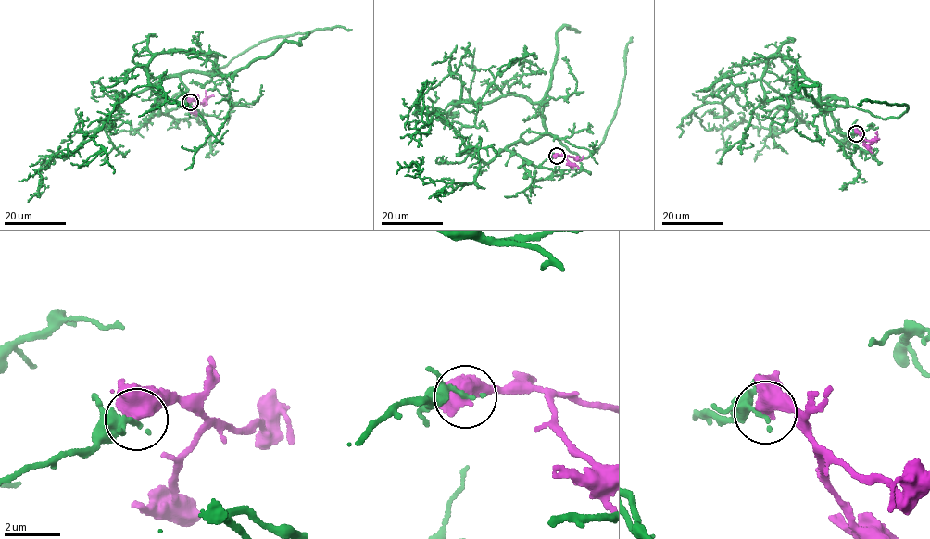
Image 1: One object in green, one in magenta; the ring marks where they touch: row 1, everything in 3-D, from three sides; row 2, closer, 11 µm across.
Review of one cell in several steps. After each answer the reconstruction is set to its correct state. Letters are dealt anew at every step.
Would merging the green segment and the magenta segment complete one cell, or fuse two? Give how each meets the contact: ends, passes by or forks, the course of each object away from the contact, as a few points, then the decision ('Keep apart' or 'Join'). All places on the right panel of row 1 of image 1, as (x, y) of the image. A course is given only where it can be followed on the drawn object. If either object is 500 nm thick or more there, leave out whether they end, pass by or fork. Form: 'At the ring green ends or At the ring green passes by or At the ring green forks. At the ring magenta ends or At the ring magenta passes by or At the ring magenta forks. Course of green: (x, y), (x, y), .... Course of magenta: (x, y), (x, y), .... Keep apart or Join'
At the ring green ends. At the ring magenta passes by. Course of green: (856, 132), (835, 128), (828, 98), (848, 101), (823, 104), (819, 85), (773, 54), (765, 96), (721, 164). Course of magenta: (856, 132), (866, 140), (877, 139). Keep apart

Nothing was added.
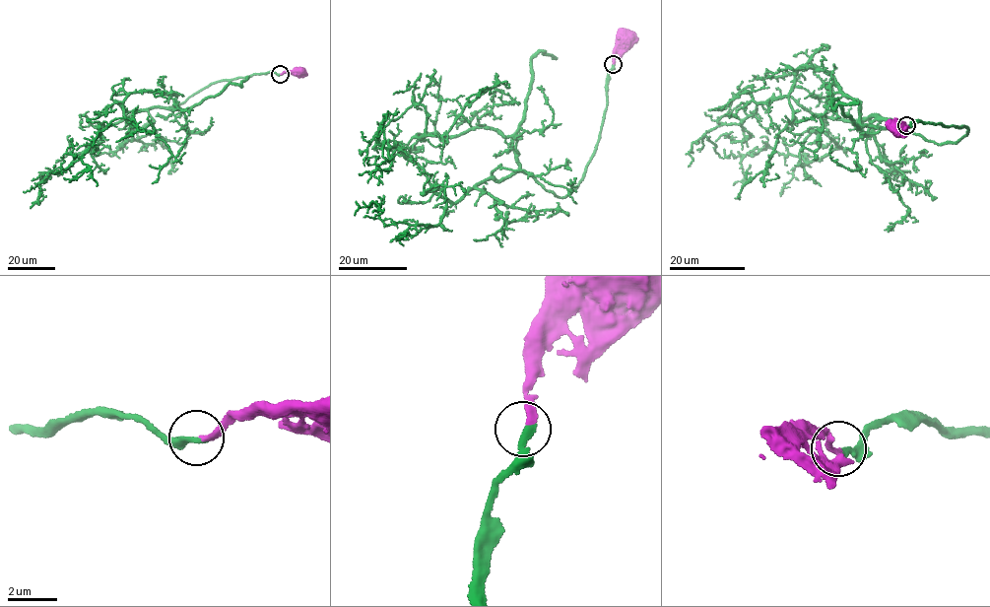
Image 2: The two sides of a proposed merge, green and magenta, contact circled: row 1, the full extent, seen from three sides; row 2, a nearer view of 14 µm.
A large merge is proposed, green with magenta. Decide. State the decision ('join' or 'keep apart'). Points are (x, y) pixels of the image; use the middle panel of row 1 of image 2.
join

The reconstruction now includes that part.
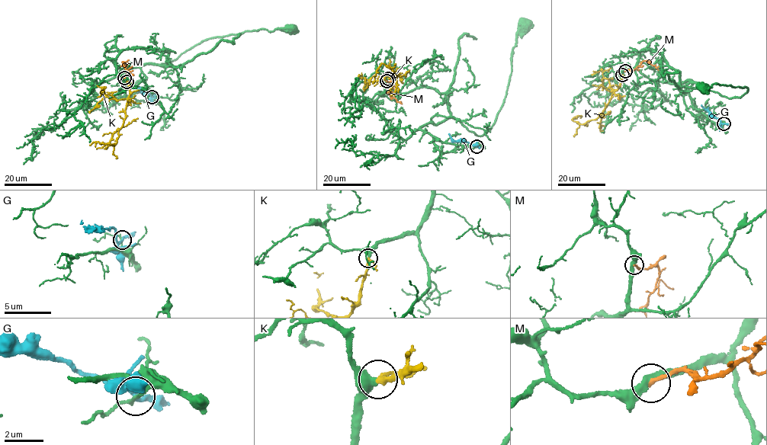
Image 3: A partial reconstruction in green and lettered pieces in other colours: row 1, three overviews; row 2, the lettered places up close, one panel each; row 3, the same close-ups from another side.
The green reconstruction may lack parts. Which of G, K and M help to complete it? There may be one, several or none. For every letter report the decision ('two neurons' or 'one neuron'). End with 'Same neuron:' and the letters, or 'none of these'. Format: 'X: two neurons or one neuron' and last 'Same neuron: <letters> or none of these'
G: two neurons
K: one neuron
M: two neurons
Same neuron: K

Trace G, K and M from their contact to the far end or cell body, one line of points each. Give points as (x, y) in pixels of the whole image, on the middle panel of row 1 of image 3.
G: (476, 146), (467, 142), (455, 142), (449, 133)
K: (388, 78), (398, 75), (396, 76), (393, 68), (383, 63), (376, 72), (373, 83)
M: (386, 81), (393, 82), (389, 94), (401, 102)

